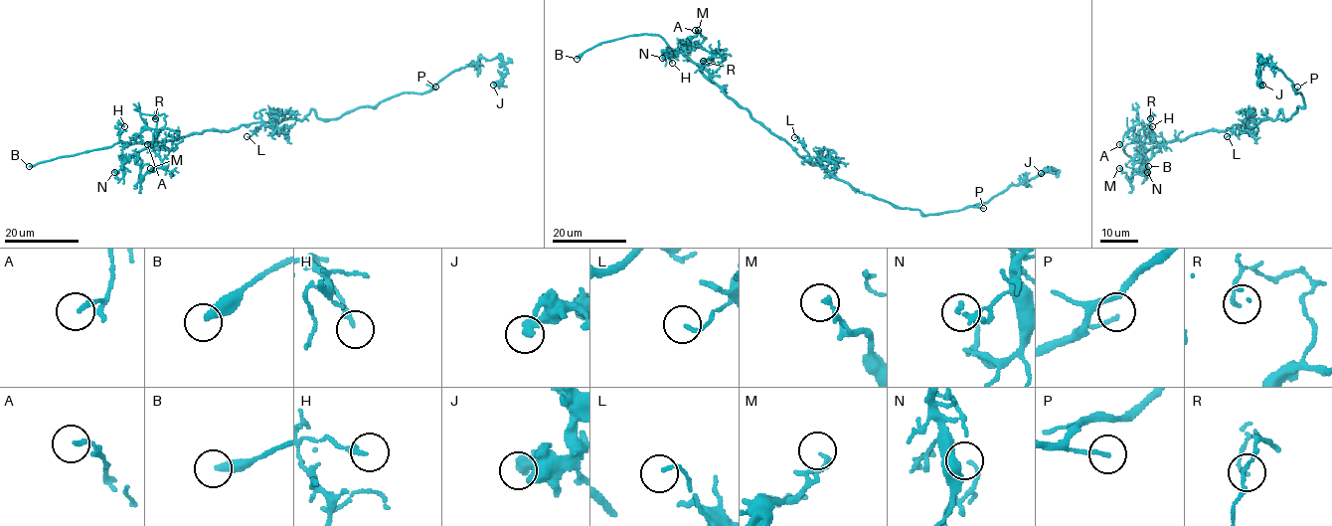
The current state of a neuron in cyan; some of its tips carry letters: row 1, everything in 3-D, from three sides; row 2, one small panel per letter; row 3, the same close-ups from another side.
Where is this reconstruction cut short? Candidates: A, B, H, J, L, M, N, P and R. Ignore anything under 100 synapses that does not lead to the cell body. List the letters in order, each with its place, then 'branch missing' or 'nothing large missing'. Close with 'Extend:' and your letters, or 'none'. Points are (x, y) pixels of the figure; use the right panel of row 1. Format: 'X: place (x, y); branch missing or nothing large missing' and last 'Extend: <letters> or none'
A: place (1119, 144); nothing large missing
B: place (1148, 166); branch missing
H: place (1152, 126); nothing large missing
J: place (1262, 85); nothing large missing
L: place (1227, 136); nothing large missing
M: place (1119, 168); nothing large missing
N: place (1147, 172); nothing large missing
P: place (1297, 87); nothing large missing
R: place (1150, 118); nothing large missing
Extend: B

